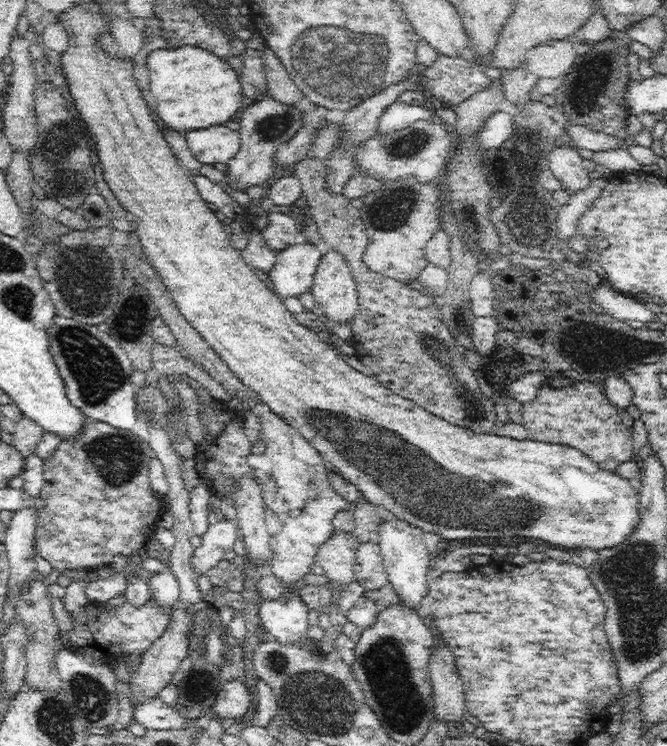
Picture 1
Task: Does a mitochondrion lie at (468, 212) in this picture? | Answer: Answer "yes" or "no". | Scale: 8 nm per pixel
yes

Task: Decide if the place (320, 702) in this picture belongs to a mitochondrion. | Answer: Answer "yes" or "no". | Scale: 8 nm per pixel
yes

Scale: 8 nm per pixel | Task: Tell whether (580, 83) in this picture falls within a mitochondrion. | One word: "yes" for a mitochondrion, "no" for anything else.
no

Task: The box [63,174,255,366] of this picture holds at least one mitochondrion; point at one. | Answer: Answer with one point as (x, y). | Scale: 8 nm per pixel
(130, 326)

